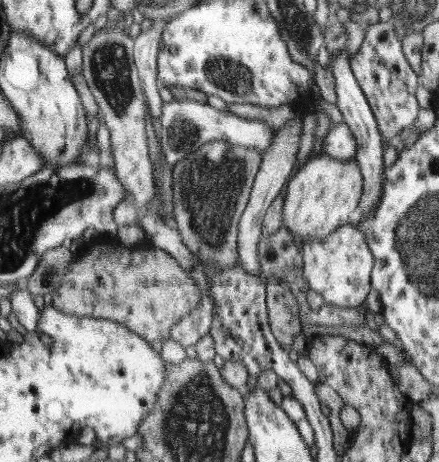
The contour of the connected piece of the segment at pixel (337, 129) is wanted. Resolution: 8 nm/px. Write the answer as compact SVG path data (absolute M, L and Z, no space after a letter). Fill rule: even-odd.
M345 123L333 125L317 145L317 151L341 161L356 158L356 138Z

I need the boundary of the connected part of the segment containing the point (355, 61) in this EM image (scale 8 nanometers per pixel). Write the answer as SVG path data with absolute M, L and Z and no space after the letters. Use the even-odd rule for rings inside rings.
M378 23L369 27L360 50L350 58L349 64L371 107L383 142L388 143L398 134L406 134L421 110L416 99L419 75L406 60L393 26Z

